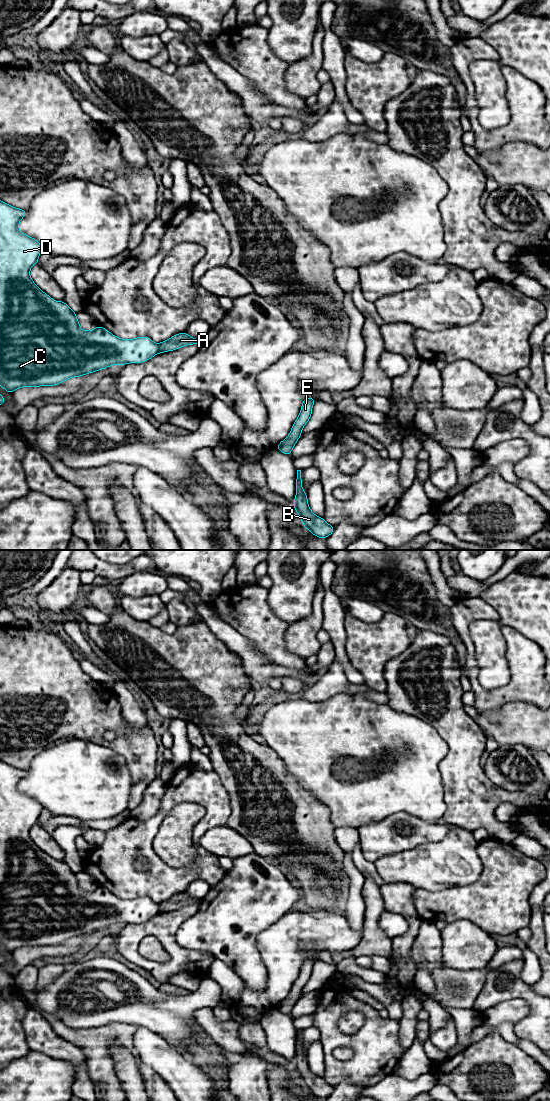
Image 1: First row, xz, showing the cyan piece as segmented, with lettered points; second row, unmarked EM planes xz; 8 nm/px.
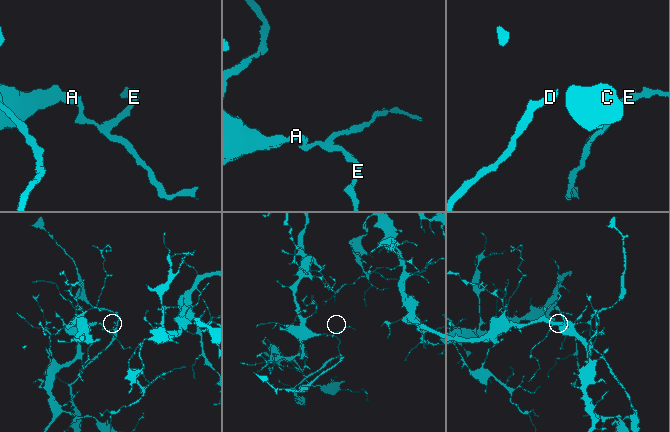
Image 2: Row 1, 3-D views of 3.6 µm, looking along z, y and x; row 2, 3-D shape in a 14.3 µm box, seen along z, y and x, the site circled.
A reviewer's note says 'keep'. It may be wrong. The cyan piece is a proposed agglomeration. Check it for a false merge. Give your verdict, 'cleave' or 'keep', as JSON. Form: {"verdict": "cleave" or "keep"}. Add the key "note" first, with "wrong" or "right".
{"note": "wrong", "verdict": "cleave"}

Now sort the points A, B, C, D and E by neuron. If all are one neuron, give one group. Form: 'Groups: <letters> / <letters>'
Groups: A B E / C D

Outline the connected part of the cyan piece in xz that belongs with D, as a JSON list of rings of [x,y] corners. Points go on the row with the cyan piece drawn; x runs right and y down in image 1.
[[[0,200],[0,386],[11,394],[21,387],[54,386],[111,365],[143,363],[157,355],[159,344],[149,337],[120,339],[101,326],[91,331],[81,329],[76,313],[64,301],[56,302],[33,282],[30,269],[38,264],[43,247],[19,231],[19,222],[26,214],[26,210]]]

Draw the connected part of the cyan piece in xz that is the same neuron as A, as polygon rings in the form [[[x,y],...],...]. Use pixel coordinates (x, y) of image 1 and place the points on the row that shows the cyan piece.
[[[178,333],[166,341],[159,343],[159,353],[165,353],[167,351],[173,351],[186,345],[199,345],[200,339],[193,338],[187,333]]]

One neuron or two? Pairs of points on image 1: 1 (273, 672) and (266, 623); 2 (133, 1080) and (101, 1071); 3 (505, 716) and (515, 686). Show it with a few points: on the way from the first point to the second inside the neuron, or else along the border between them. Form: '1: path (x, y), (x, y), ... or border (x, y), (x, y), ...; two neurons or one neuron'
1: border (254, 647), (272, 662), (295, 668); two neurons
2: border (111, 1053), (114, 1071), (124, 1090); two neurons
3: border (533, 703), (507, 702), (487, 712); two neurons

